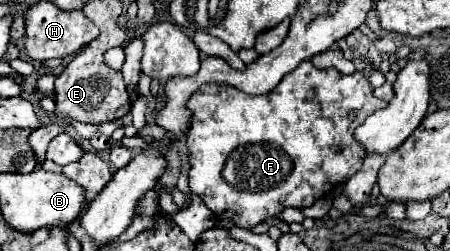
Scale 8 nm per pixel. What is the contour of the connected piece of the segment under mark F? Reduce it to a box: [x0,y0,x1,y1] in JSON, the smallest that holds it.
[186,61,386,229]

